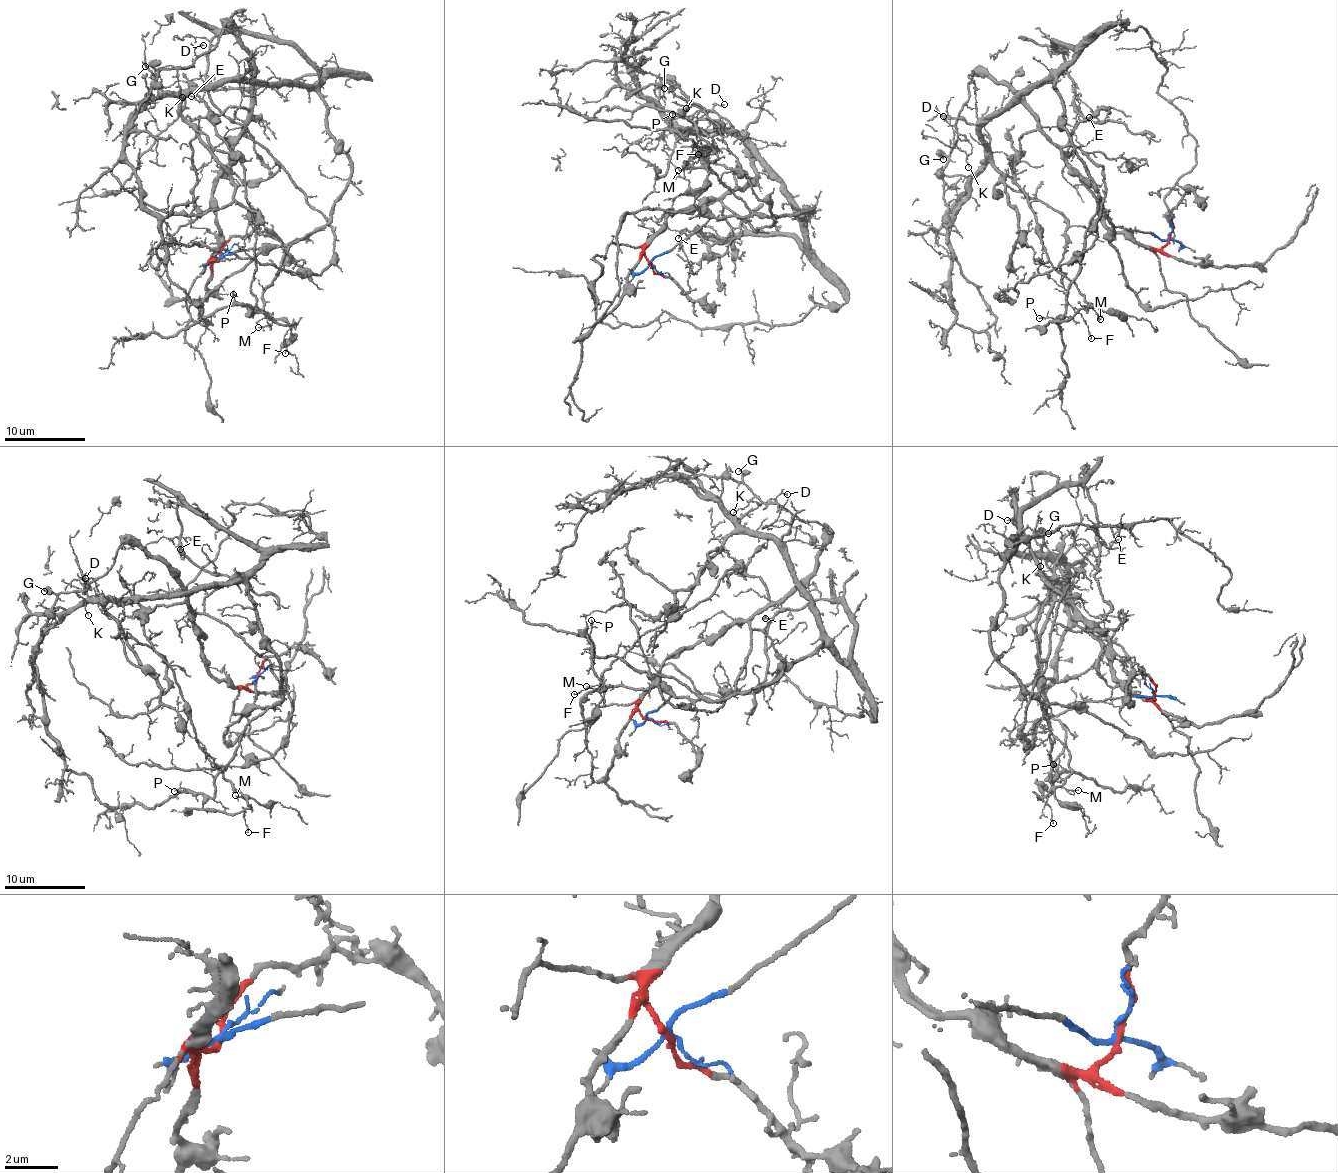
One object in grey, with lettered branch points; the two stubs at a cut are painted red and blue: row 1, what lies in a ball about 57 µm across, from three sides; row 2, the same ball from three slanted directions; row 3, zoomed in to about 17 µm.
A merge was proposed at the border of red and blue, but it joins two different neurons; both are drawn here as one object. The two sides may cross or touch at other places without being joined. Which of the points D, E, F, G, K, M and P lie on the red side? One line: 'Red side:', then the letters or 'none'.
Red side: D, F, G, K, M

